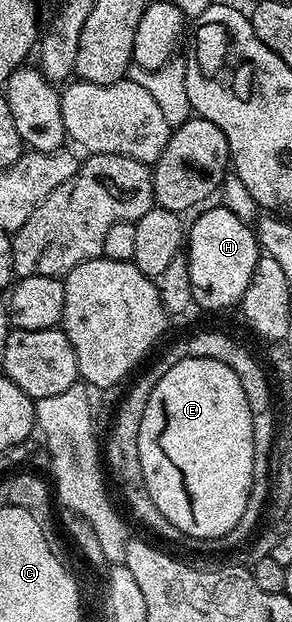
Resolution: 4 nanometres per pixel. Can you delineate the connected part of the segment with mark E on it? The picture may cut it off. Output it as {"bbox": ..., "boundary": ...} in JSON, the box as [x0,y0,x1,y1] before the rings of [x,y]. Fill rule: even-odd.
{"bbox":[138,356,254,542],"boundary":[[[184,356],[182,362],[174,362],[174,366],[158,378],[158,386],[150,390],[142,427],[138,429],[138,458],[142,458],[142,474],[146,478],[146,490],[150,490],[150,498],[154,498],[154,506],[162,510],[166,522],[175,526],[181,537],[189,536],[197,542],[217,540],[238,526],[254,478],[252,414],[238,374],[217,358]]]}

